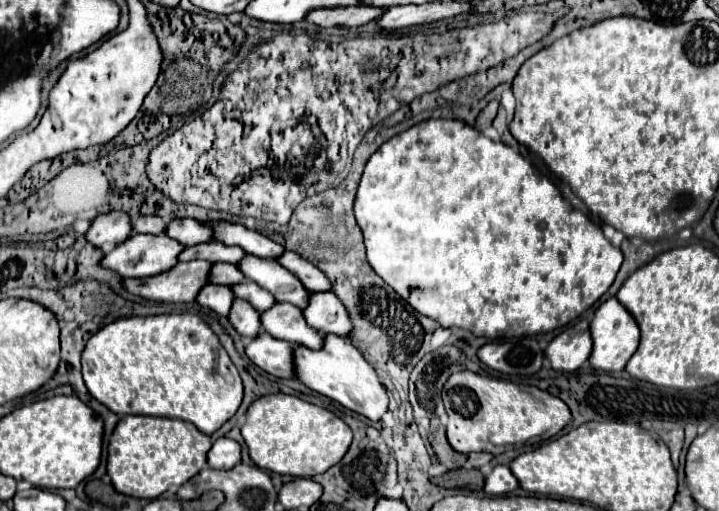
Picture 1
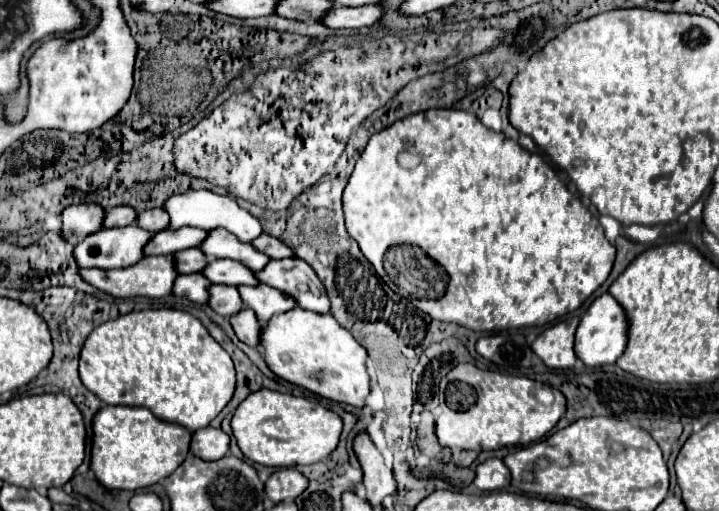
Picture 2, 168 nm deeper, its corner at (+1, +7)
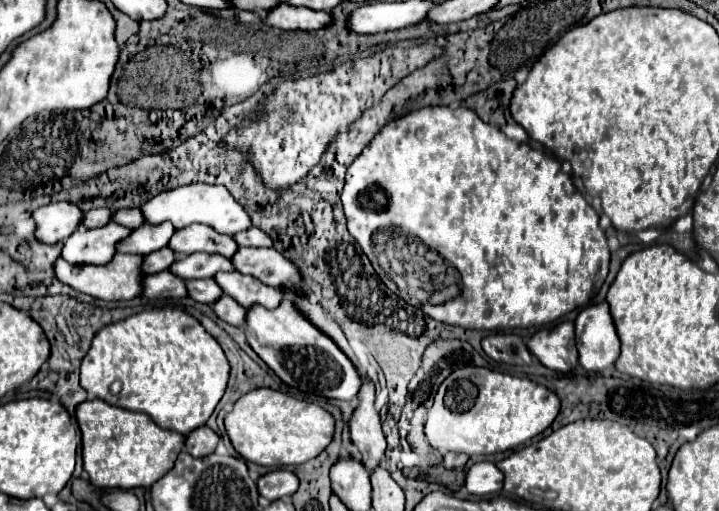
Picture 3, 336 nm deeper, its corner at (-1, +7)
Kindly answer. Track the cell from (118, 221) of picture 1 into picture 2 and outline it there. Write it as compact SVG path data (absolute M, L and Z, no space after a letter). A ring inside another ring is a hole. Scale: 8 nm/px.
M74 204L62 210L62 238L78 242L84 236L100 230L104 210L98 204Z

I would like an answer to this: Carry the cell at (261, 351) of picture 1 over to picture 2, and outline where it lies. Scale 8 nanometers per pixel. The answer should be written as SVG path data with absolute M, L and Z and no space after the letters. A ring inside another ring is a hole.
M244 308L236 314L230 316L230 324L236 332L236 336L246 342L248 346L258 346L260 344L260 322L256 320L256 314L250 308Z

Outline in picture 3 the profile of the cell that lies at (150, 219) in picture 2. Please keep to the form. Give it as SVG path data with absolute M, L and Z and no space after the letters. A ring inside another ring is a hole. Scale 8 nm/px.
M130 208L130 210L118 210L112 214L112 220L134 230L134 228L140 228L142 222L144 222L144 216L142 216L142 210L140 208Z

